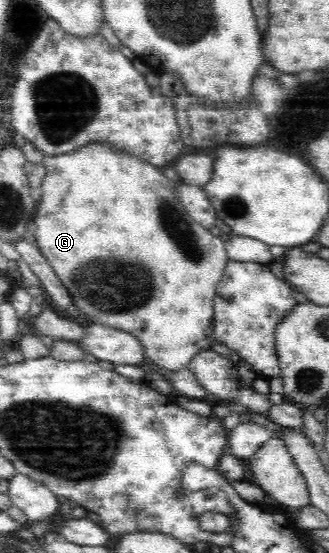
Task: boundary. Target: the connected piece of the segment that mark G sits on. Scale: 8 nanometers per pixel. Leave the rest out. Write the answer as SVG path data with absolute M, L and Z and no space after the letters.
M89 143L73 150L73 152L57 156L45 156L42 164L46 168L46 175L42 180L42 199L37 205L32 220L32 233L41 254L53 267L61 284L68 288L67 292L71 295L73 304L76 304L77 308L81 308L78 310L79 312L88 316L89 323L104 324L137 337L145 348L147 358L157 364L160 370L179 372L179 370L187 368L196 354L211 348L210 336L212 335L214 315L212 306L217 293L217 285L221 282L221 277L230 259L224 242L189 216L175 195L173 184L163 174L162 168L142 161L127 151L115 149L107 143Z

